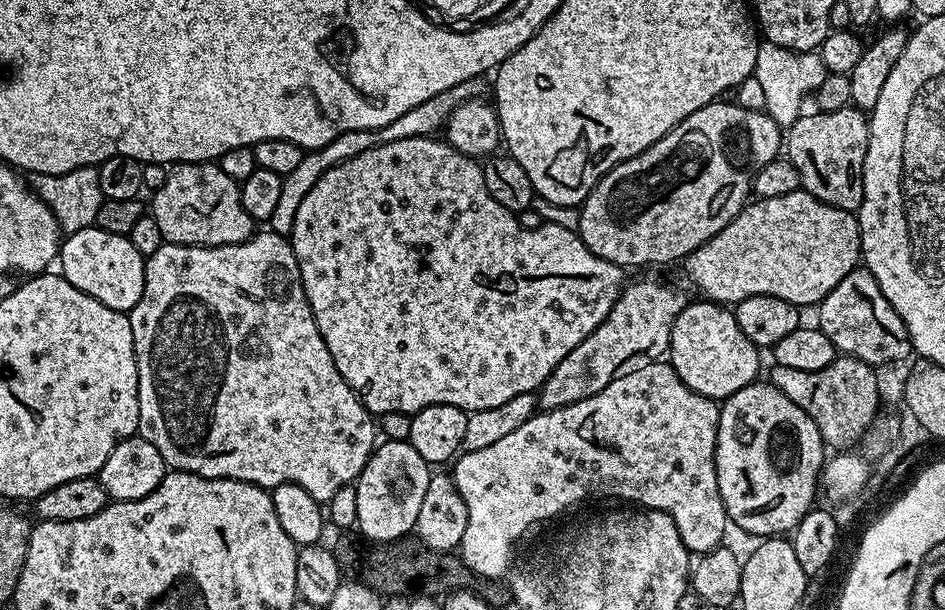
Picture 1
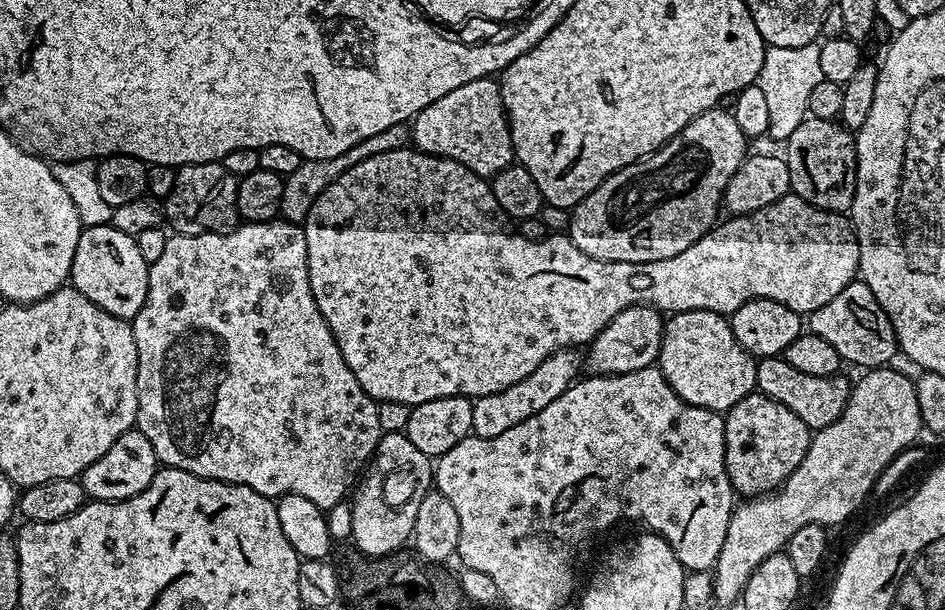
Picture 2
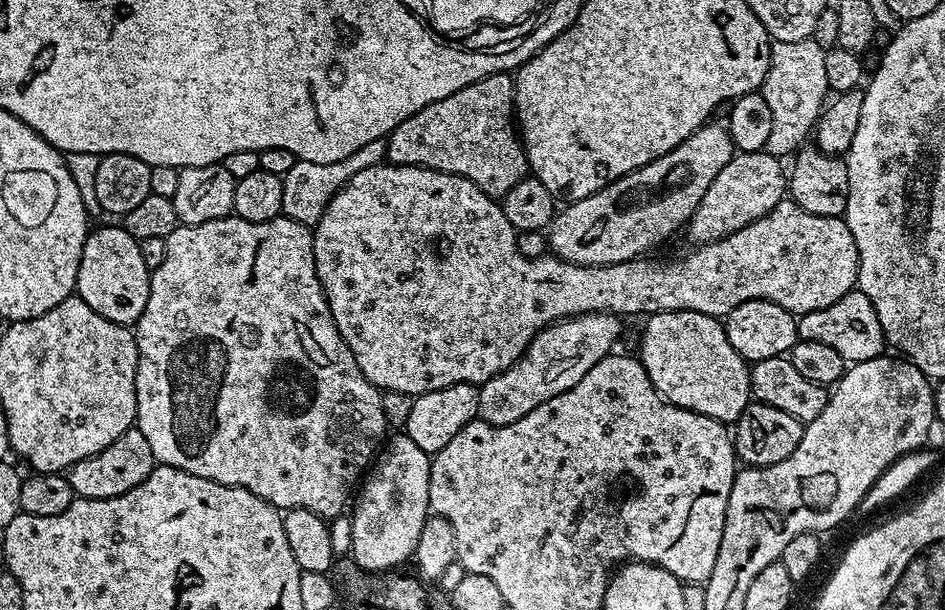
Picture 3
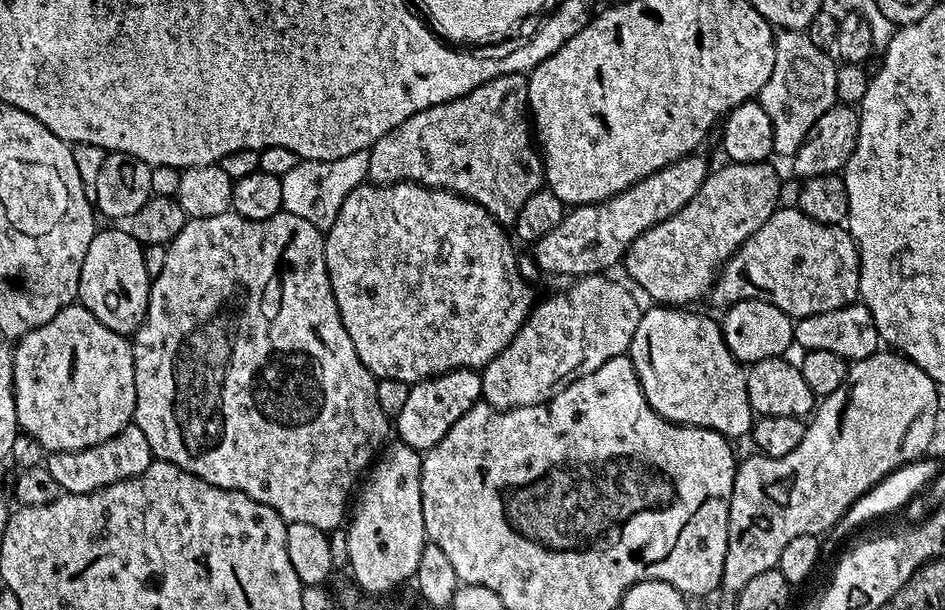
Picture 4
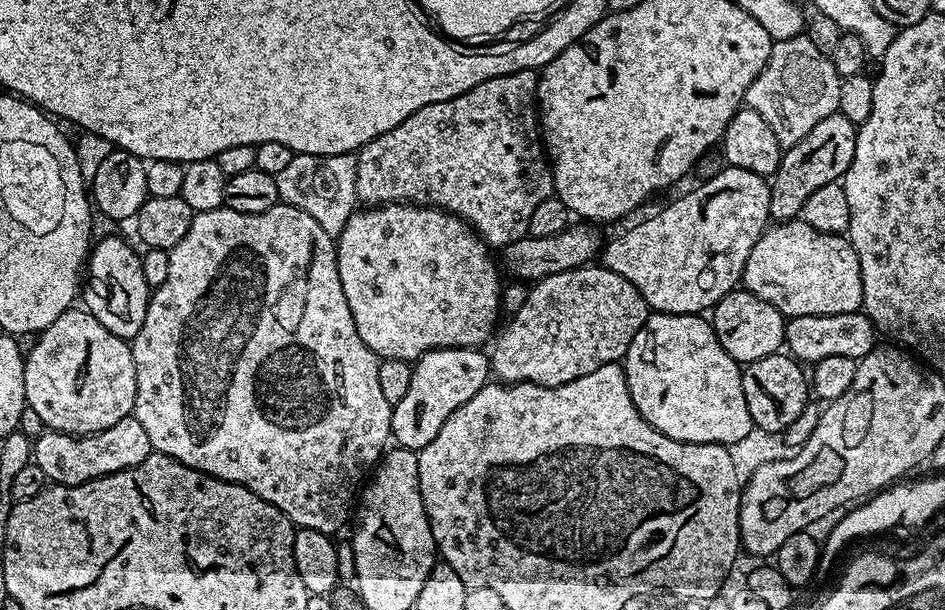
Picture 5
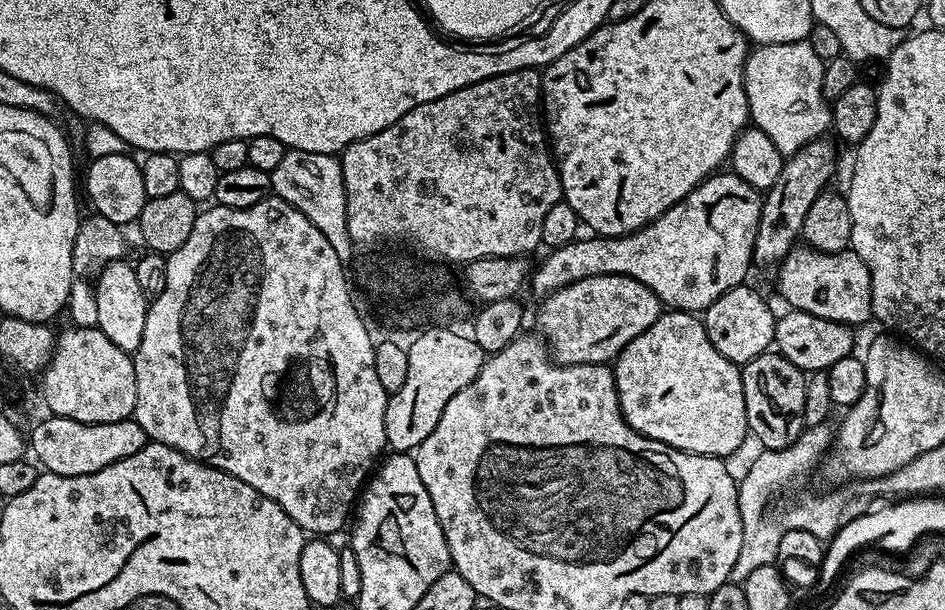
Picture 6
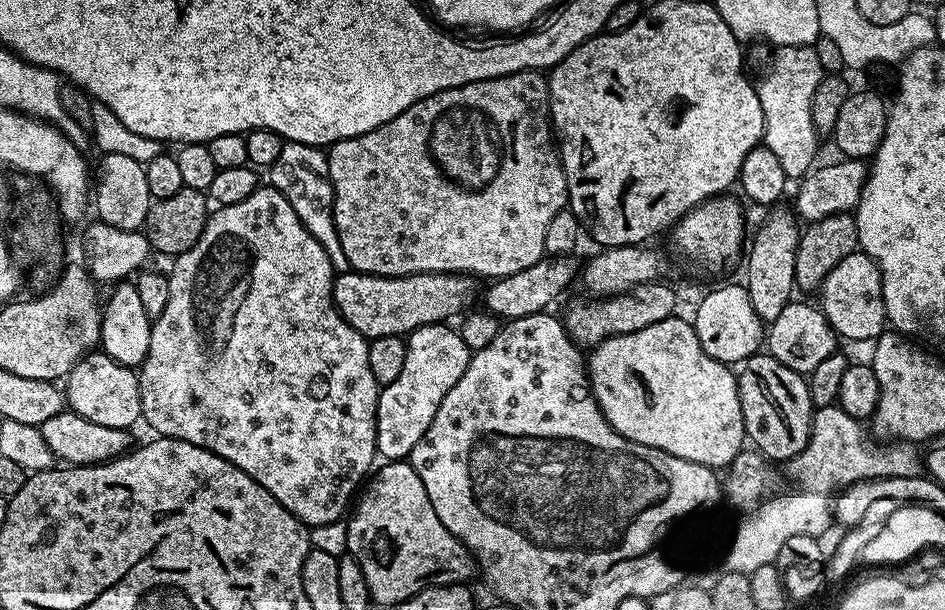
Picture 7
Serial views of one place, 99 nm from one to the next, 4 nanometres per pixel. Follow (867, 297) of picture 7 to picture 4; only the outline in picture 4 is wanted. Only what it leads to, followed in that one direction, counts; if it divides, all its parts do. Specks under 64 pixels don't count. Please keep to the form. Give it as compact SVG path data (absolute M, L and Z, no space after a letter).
M777 207L774 214L770 214L770 218L766 218L766 222L762 222L762 226L758 226L758 230L754 230L754 234L750 234L750 238L746 238L746 242L742 242L742 246L738 249L729 260L724 263L720 269L720 275L716 277L716 283L712 286L710 300L721 306L737 304L743 300L761 300L762 302L770 302L774 306L778 306L778 310L782 310L787 316L799 318L801 316L809 316L810 314L822 314L826 310L838 310L842 306L853 303L860 294L860 251L856 249L856 240L849 234L847 227L839 224L823 224L822 222L814 222L814 218L810 218L799 207L784 208Z

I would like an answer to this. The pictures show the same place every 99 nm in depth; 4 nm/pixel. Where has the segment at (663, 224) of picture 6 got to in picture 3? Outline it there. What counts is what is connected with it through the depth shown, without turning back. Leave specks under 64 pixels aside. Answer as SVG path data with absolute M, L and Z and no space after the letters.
M736 152L722 166L718 178L710 182L710 190L702 194L702 202L698 202L698 210L688 220L686 233L693 245L709 244L715 240L734 234L734 230L742 230L742 226L750 226L762 214L774 210L780 200L785 199L788 192L788 176L782 165L781 157L771 156L769 152Z

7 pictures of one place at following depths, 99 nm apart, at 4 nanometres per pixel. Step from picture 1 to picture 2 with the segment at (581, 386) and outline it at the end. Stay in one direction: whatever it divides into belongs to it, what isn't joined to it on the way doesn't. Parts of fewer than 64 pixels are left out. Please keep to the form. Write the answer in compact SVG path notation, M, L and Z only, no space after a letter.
M631 304L618 314L587 345L587 371L593 376L617 376L634 370L653 367L660 354L660 343L664 337L665 317L647 304Z

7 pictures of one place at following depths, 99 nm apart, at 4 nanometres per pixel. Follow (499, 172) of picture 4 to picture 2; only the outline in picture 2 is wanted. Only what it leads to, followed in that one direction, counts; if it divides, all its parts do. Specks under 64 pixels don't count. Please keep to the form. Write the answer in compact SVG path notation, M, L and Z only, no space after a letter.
M483 76L474 82L466 82L466 86L458 86L458 90L450 90L450 94L442 94L438 102L430 102L426 110L422 110L410 121L410 144L418 152L434 154L442 158L450 158L454 162L462 162L474 174L491 178L506 166L514 162L512 151L512 131L508 125L508 111L502 102L502 90L495 79Z

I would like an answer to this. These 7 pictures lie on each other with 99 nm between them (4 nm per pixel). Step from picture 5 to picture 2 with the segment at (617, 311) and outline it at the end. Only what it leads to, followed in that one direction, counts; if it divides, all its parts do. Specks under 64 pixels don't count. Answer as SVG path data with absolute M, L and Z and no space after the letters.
M562 348L552 352L540 363L532 374L526 374L522 382L514 382L514 386L506 386L506 390L498 390L496 394L477 396L472 400L471 435L482 438L498 438L498 434L510 430L510 426L518 426L518 422L526 422L538 410L550 406L554 398L558 398L577 379L576 371L582 368L582 360L575 356L571 348Z

